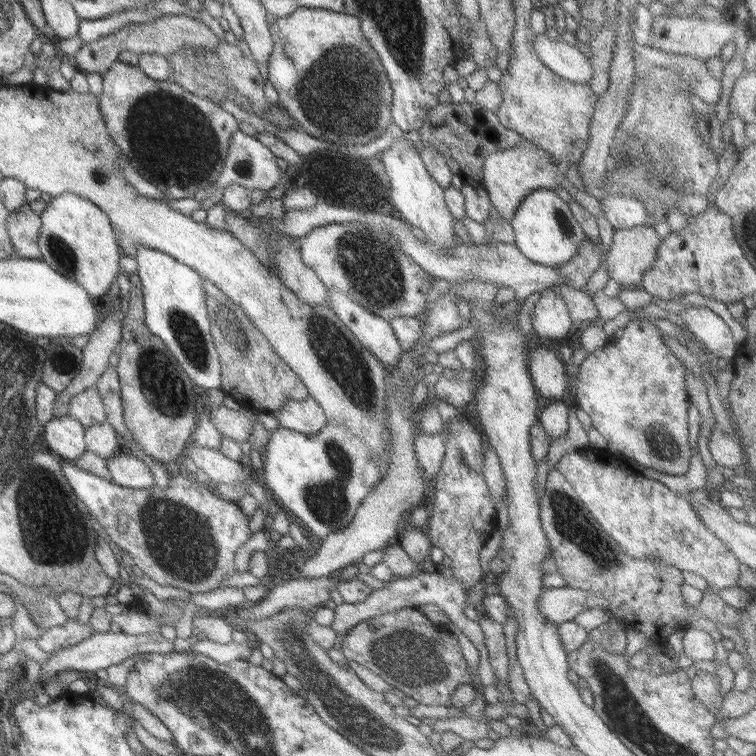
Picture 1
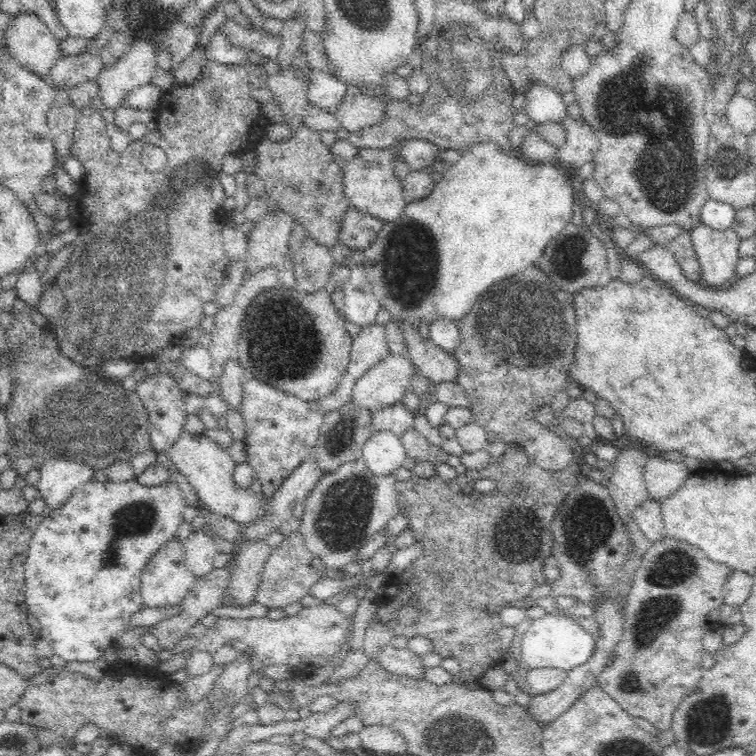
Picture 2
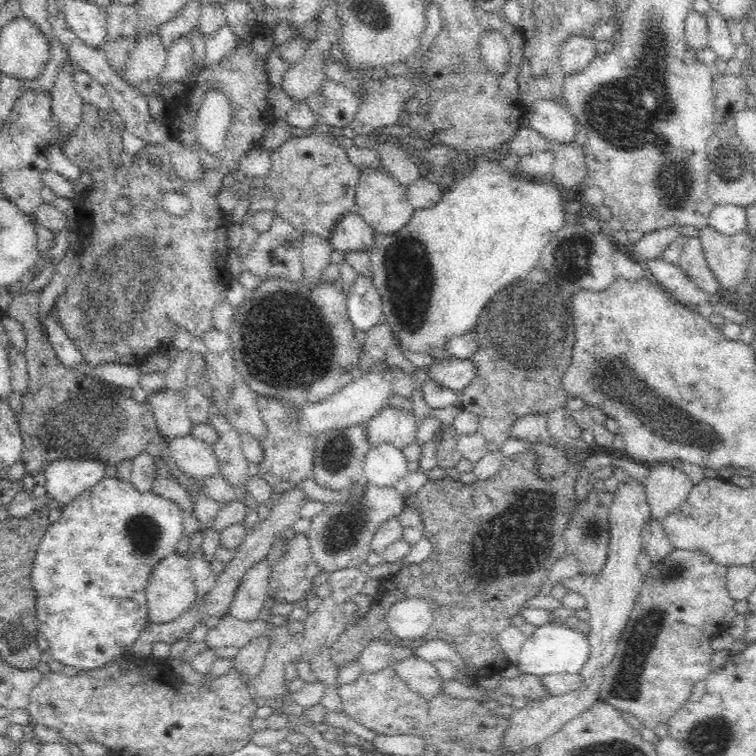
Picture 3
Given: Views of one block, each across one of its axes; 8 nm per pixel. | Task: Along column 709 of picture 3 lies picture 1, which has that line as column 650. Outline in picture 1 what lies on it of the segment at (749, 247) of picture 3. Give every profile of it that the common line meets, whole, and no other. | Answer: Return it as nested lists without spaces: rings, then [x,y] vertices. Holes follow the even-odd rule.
[[[635,226],[628,229],[614,229],[613,241],[606,251],[602,251],[603,266],[609,280],[614,280],[624,288],[639,288],[643,271],[653,265],[653,257],[657,251],[660,238],[653,230],[653,226]]]

